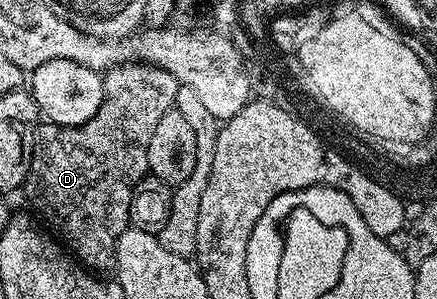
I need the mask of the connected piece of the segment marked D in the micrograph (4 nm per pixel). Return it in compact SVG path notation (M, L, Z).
M137 59L115 63L102 73L100 111L96 111L96 115L92 115L88 123L83 125L42 123L35 128L34 146L30 152L30 169L24 182L26 197L42 212L43 219L55 229L53 232L61 238L65 248L87 270L110 271L114 268L118 236L131 228L132 191L136 183L140 183L148 173L148 142L152 139L152 131L156 131L156 123L164 119L168 110L175 108L178 86L178 80L166 69L158 69Z

